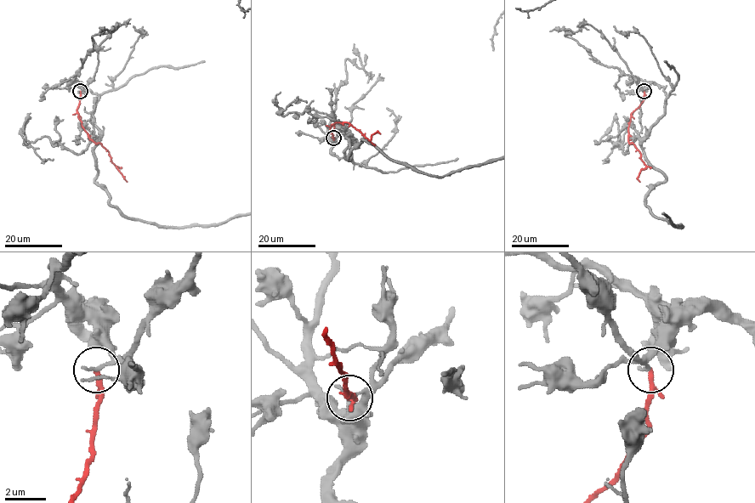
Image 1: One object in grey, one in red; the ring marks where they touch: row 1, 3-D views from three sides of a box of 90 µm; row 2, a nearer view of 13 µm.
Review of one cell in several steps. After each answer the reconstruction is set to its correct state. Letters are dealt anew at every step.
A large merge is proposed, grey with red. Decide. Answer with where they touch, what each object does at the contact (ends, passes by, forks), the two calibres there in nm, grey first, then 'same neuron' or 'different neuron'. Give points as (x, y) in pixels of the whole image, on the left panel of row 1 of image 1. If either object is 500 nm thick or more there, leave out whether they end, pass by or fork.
at (80, 91); grey ends there; red ends there; 190 nm thick on the grey side, 240 nm on the other; different neuron

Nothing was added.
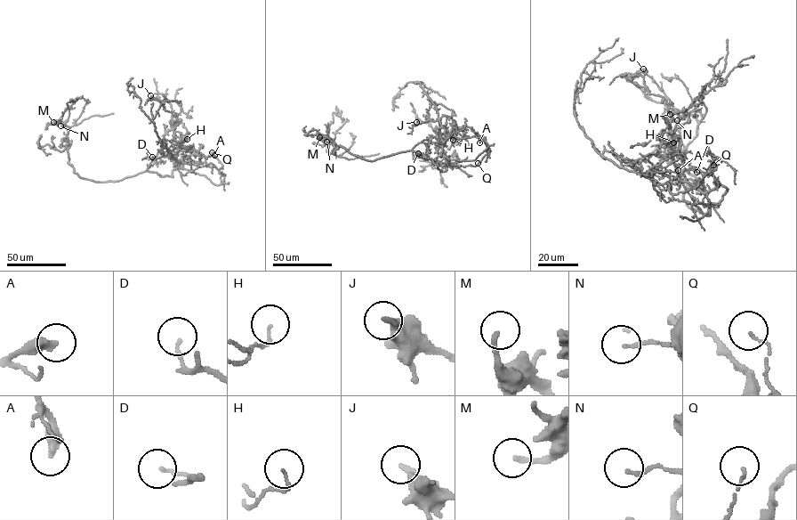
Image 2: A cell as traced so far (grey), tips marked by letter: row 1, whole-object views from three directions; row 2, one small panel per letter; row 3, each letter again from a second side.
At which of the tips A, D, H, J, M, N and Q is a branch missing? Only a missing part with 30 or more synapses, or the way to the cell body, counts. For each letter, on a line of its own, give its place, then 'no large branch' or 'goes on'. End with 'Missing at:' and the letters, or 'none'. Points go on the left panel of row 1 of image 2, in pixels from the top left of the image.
A: at (214, 155); no large branch
D: at (152, 157); no large branch
H: at (187, 139); no large branch
J: at (150, 95); no large branch
M: at (53, 122); no large branch
N: at (60, 125); no large branch
Q: at (212, 152); no large branch
Missing at: none

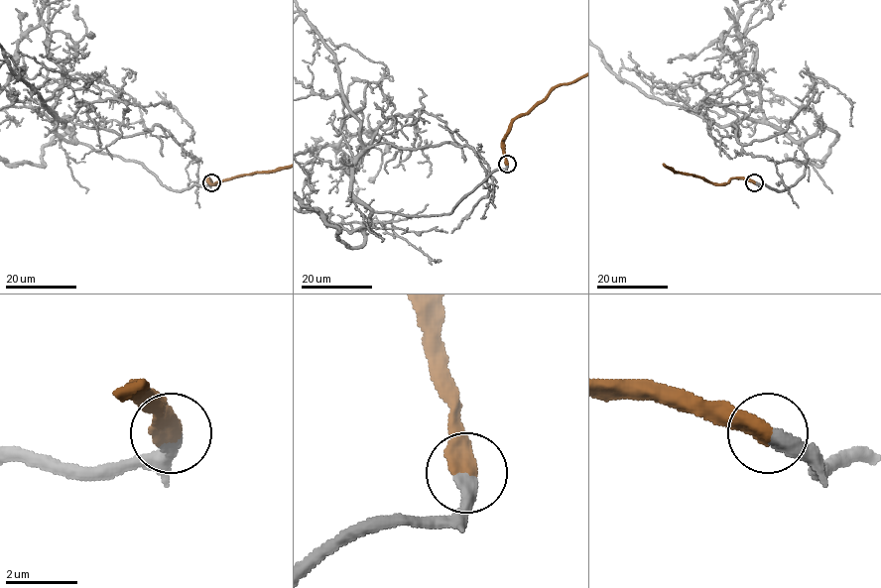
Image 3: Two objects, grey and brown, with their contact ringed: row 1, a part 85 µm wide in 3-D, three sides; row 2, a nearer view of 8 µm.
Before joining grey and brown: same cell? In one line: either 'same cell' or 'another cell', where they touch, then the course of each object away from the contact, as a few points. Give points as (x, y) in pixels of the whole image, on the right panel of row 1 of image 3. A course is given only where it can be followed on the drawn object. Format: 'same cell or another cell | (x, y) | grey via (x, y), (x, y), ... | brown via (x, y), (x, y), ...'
same cell | (754, 182)

